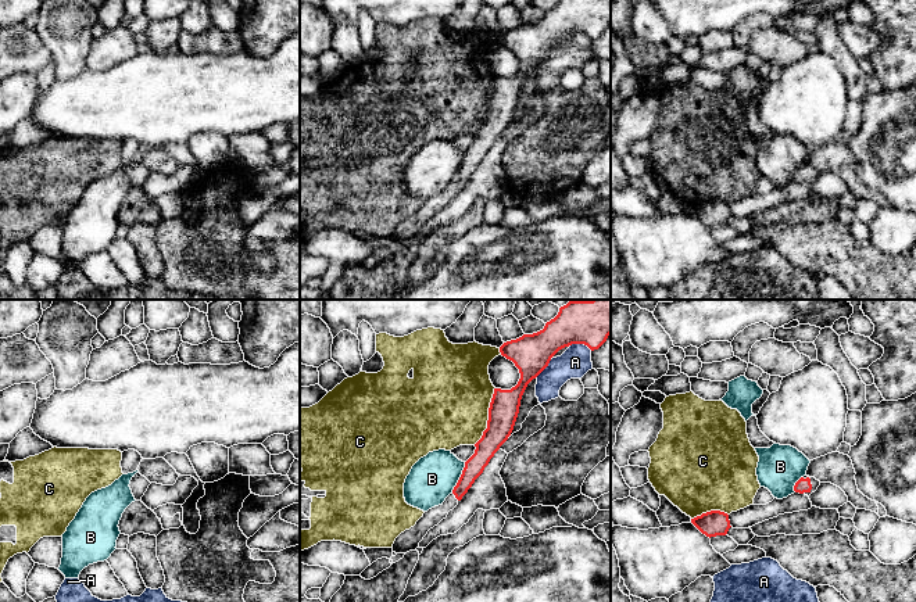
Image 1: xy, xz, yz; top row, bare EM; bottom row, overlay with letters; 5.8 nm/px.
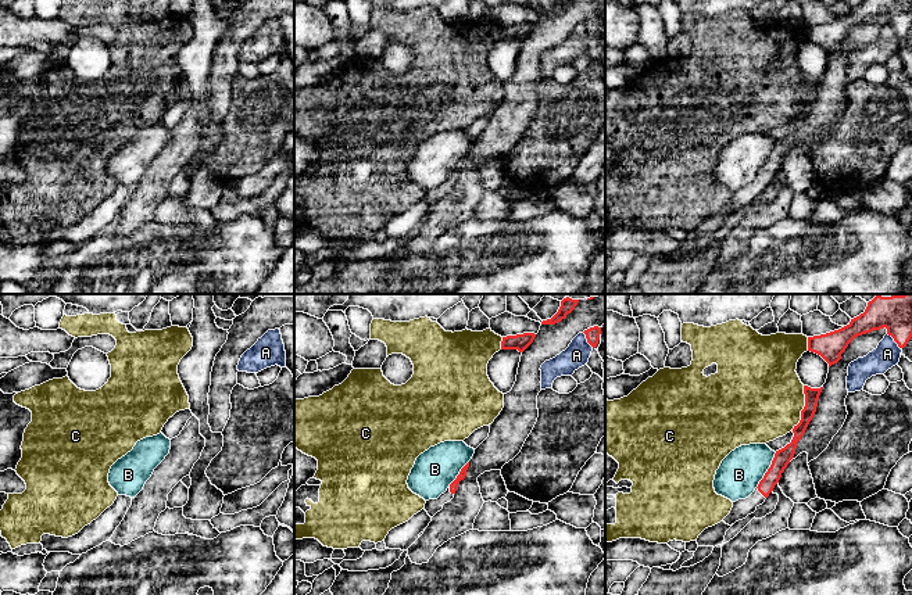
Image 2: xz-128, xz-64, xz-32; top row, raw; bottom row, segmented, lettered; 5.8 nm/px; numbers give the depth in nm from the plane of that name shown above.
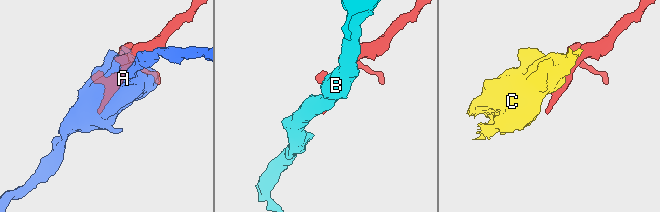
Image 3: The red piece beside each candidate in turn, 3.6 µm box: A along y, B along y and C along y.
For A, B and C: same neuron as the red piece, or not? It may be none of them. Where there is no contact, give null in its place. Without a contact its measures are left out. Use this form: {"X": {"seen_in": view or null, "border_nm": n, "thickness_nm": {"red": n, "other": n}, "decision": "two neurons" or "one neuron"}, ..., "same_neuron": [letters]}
{"A": {"seen_in": "xz", "border_nm": 130, "thickness_nm": {"red": 200, "other": 180}, "decision": "two neurons"}, "B": {"seen_in": "xz", "border_nm": 190, "thickness_nm": {"red": 120, "other": 280}, "decision": "two neurons"}, "C": {"seen_in": "xz", "border_nm": 360, "thickness_nm": {"red": 170, "other": 480}, "decision": "two neurons"}, "same_neuron": []}

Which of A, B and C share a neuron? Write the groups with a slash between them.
A / B / C

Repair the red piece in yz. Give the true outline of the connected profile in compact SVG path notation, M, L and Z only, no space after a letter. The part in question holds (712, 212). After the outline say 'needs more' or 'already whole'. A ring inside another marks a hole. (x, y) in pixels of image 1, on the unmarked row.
M711 200L691 208L691 212L706 226L726 225L730 215L729 204L720 200Z | already whole

